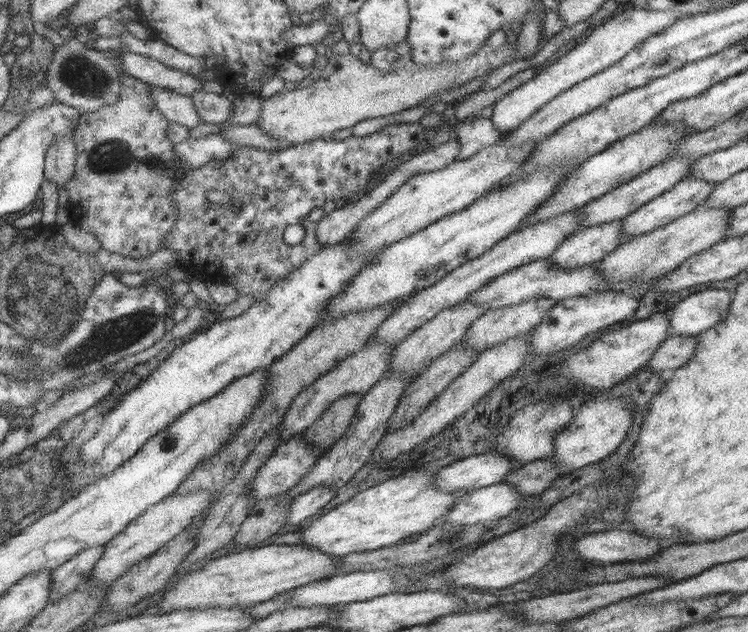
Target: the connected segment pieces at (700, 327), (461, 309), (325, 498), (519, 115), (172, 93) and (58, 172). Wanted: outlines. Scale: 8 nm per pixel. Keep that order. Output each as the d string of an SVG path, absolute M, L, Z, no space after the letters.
M713 287L700 292L688 291L680 296L679 303L669 311L671 316L670 334L696 337L702 331L713 328L728 316L732 300L732 292L718 290Z
M466 300L462 304L457 304L439 312L428 325L422 326L394 349L390 373L403 372L407 376L415 376L415 374L419 376L430 368L441 354L448 352L456 343L464 340L468 328L472 326L474 320L486 311L485 306Z
M317 486L301 494L293 502L289 516L289 524L302 524L304 520L309 520L312 516L316 516L316 514L322 512L336 496L338 496L338 491L329 486Z
M640 7L628 8L613 18L603 22L601 25L589 29L589 31L565 53L557 55L548 62L548 66L539 71L532 80L528 80L511 90L498 102L495 102L492 117L494 128L498 132L509 132L518 128L526 119L530 118L537 110L540 110L547 102L550 102L561 92L568 90L571 86L590 78L609 66L616 64L624 58L633 48L644 42L650 36L660 34L677 20L690 15L680 11L657 11Z
M158 85L151 86L151 93L158 108L172 123L188 125L188 128L191 129L204 123L196 108L194 99L190 95Z
M74 135L59 138L47 157L47 179L64 188L70 183L77 170L77 142Z

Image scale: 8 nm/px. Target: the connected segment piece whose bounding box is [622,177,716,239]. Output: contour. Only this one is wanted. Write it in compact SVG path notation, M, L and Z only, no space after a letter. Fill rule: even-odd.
M684 178L671 190L628 214L622 220L623 234L632 239L682 218L704 204L714 188L716 183Z

